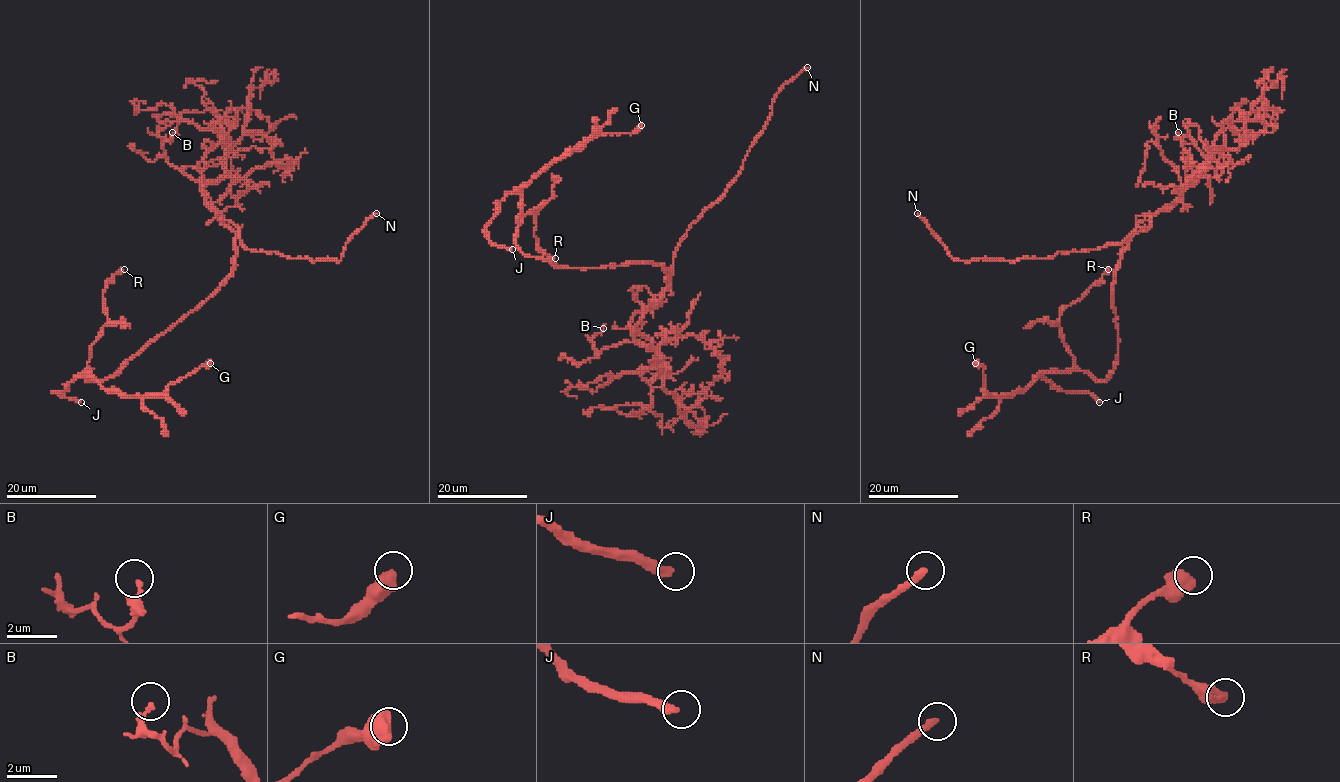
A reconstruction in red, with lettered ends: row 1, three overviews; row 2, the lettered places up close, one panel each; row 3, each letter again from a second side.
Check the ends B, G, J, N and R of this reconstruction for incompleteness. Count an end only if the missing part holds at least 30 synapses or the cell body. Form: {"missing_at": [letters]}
{"missing_at": ["J", "N"]}

